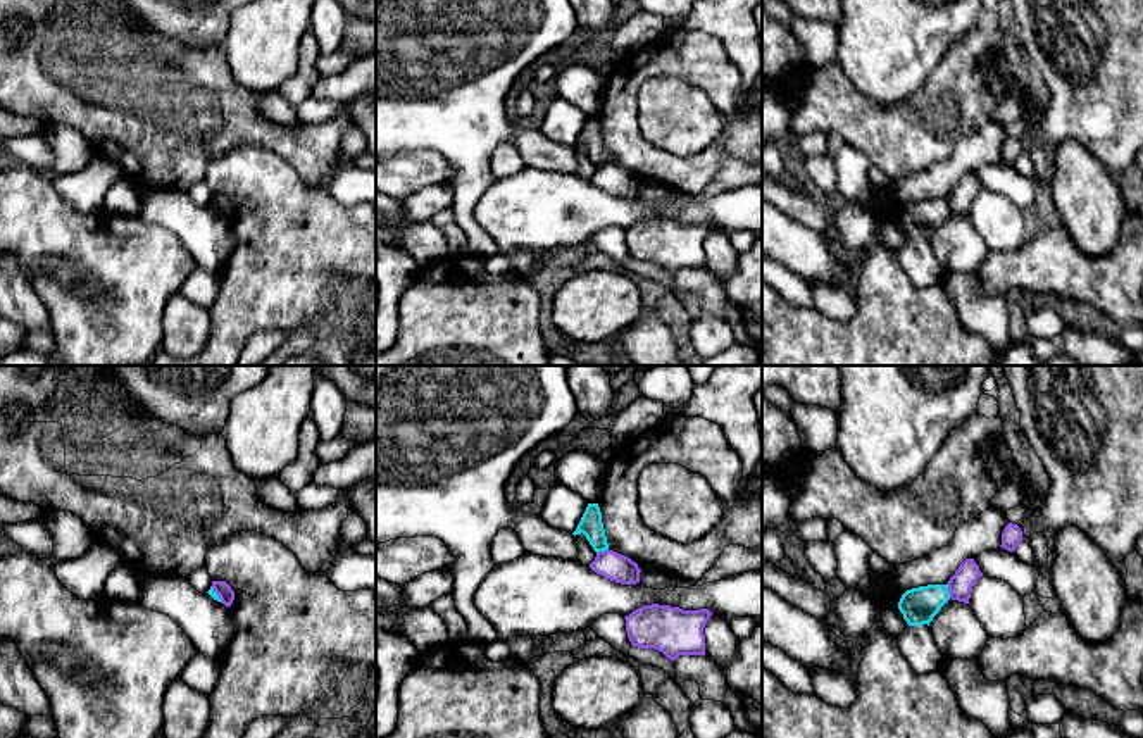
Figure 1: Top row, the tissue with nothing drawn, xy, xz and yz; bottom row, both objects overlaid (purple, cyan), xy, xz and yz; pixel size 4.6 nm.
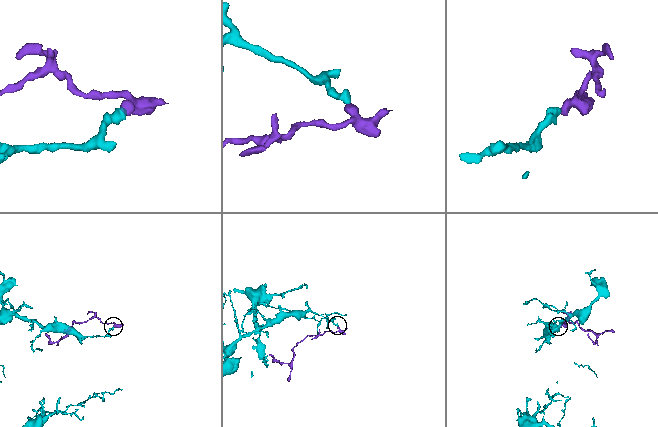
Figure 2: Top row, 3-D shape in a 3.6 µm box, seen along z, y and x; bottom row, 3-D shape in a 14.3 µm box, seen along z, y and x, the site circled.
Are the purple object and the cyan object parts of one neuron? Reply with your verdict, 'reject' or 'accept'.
reject

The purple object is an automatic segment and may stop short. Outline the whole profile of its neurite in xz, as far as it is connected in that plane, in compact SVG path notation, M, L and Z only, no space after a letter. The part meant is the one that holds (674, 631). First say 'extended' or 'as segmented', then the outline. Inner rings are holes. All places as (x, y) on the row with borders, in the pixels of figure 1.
as segmented | M643 605L626 616L626 633L633 647L655 648L667 659L705 655L703 628L709 609L683 610L671 605Z

